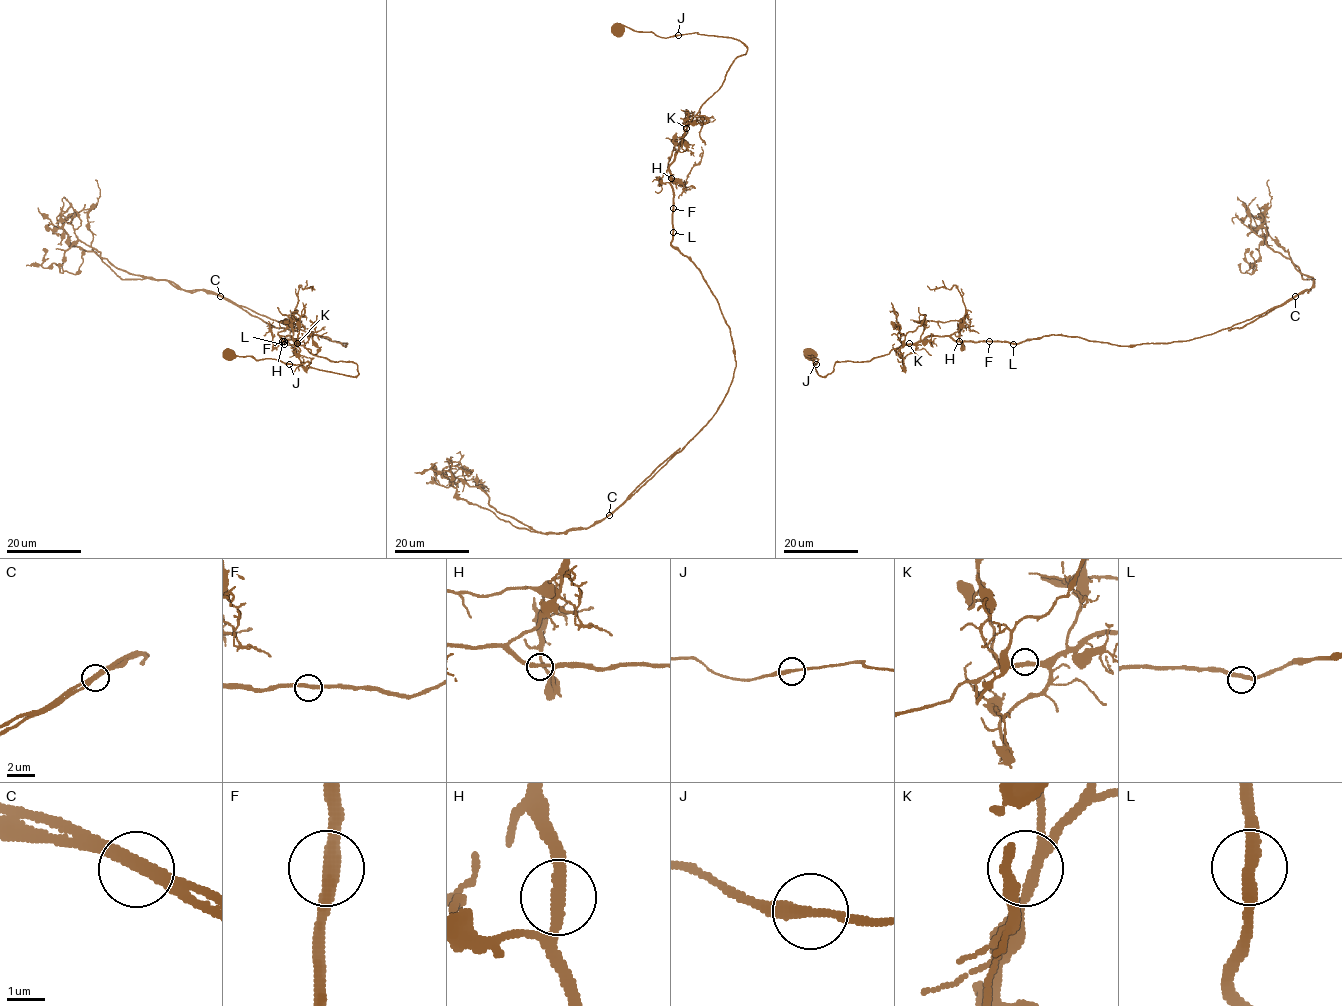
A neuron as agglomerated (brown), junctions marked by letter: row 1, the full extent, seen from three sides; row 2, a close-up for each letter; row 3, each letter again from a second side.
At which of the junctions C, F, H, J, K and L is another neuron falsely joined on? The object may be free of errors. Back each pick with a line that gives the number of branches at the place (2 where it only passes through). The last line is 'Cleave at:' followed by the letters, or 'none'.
C: branches 2
Cleave at: C

